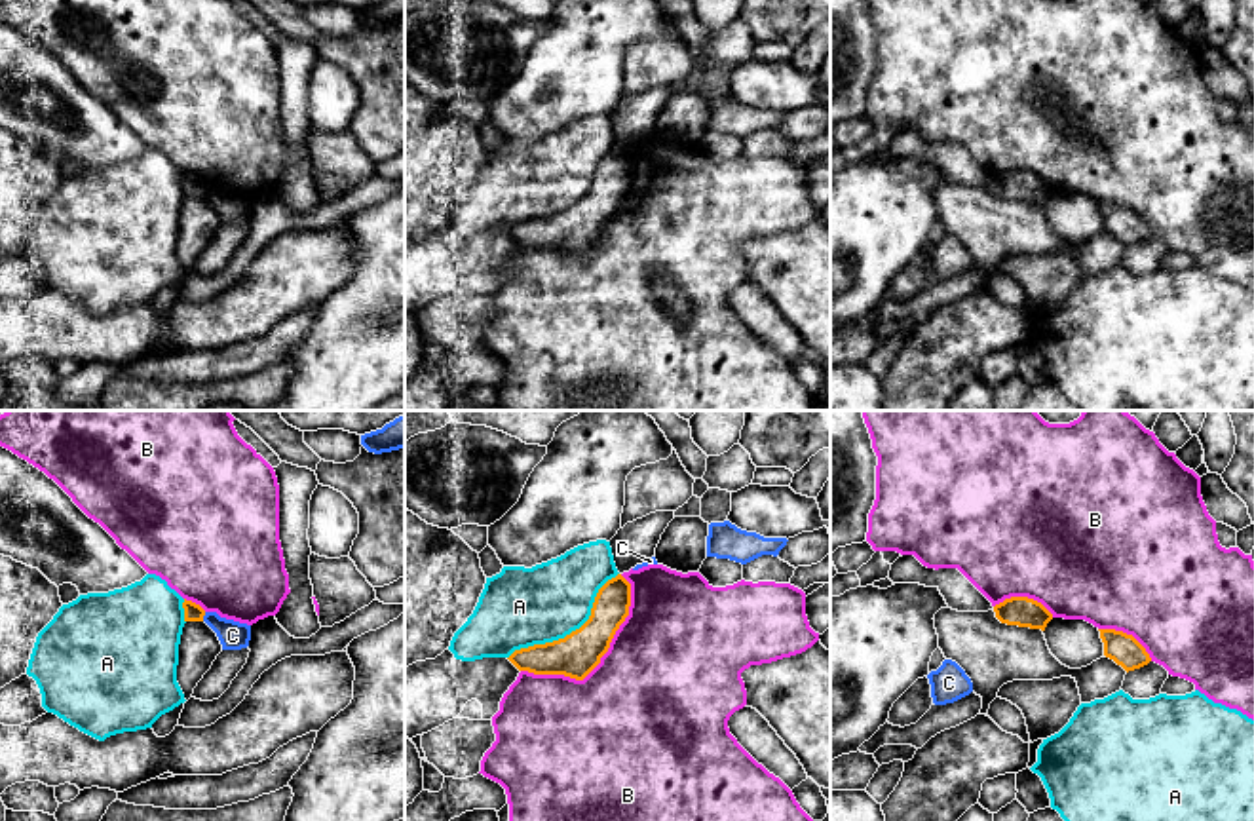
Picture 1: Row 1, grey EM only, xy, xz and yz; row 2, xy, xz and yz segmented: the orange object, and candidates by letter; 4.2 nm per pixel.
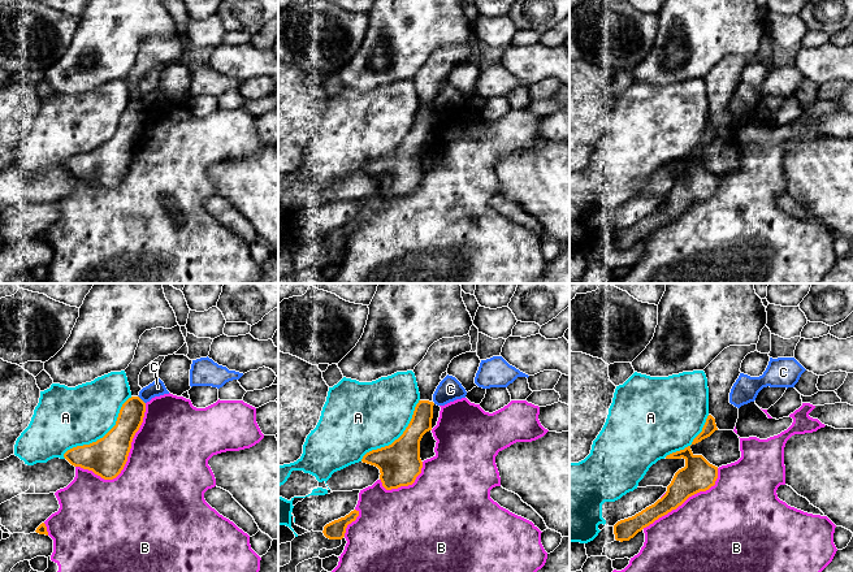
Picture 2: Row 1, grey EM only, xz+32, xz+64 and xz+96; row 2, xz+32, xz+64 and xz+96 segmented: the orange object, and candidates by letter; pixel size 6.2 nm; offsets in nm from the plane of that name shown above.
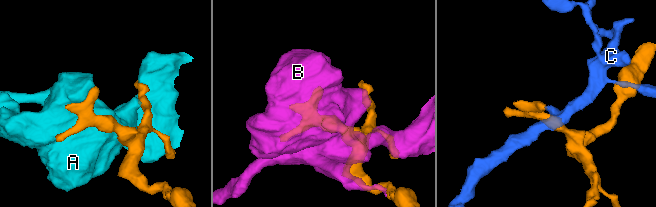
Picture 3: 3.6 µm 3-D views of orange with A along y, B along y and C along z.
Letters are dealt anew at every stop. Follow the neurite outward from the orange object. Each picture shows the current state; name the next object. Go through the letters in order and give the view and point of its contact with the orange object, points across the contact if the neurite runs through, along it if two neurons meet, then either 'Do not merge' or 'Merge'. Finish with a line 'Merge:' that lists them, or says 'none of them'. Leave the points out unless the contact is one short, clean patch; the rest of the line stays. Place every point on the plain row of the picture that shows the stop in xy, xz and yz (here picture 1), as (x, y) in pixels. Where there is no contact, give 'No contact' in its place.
A: Touches orange at xz (572, 206). Do not merge
B: Touches orange at xz (601, 230). Do not merge
C: Touches orange at xy (204, 189). Boundary: xy (206, 187), (202, 194). Do not merge
Merge: none of them

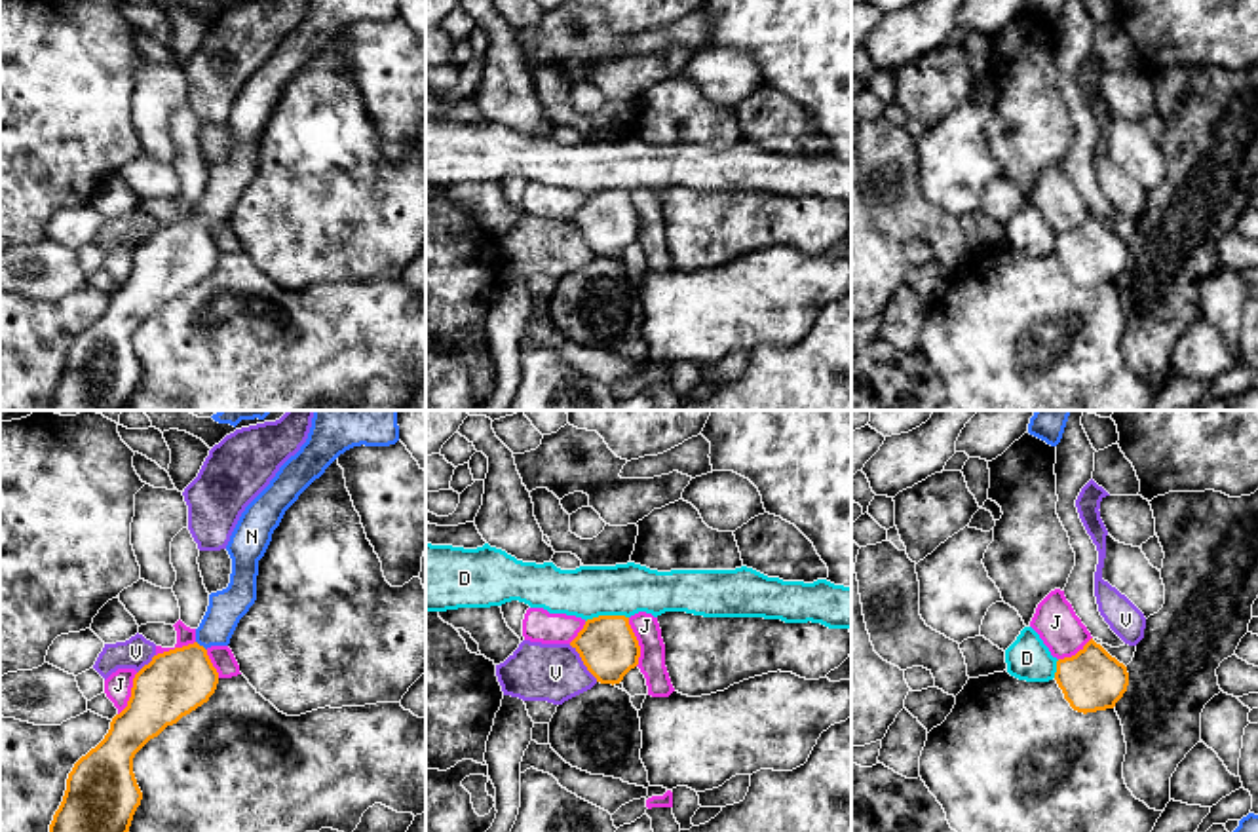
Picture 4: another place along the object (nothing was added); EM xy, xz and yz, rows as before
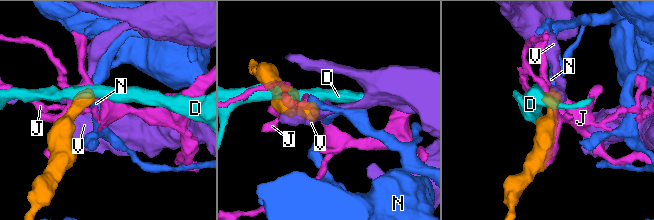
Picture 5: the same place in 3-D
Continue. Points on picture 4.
D: Touches orange at xz (607, 190). Boundary: xz (628, 190), (593, 190), (586, 196). Do not merge
J: Touches orange at xz (637, 217). Do not merge
N: Touches orange at xy (202, 221). Path across: xy (175, 257), (202, 221), (227, 181). Merge
V: Touches orange at xz (584, 238). Boundary: xz (569, 219), (597, 255). Do not merge
Merge: N

